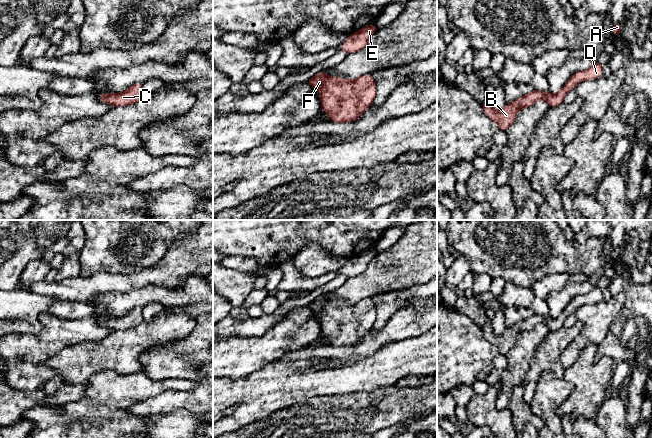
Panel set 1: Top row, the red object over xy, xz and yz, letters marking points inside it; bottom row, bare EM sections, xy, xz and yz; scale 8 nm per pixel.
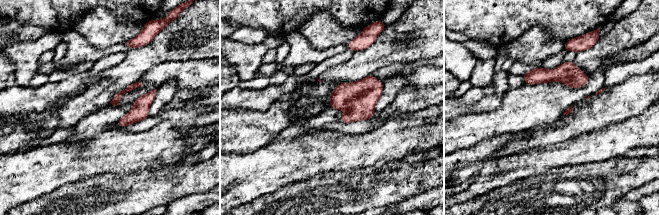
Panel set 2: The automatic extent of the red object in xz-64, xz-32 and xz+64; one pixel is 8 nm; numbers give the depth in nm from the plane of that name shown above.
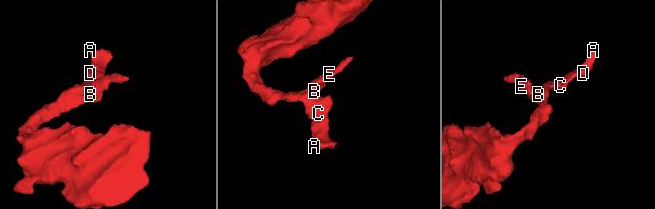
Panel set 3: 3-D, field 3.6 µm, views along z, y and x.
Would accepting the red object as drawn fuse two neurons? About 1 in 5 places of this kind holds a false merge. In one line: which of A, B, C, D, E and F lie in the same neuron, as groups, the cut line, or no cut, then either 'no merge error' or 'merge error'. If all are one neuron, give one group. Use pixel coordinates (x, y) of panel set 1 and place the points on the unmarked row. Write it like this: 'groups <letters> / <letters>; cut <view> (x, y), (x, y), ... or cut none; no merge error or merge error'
groups A B C D E F; cut none; no merge error

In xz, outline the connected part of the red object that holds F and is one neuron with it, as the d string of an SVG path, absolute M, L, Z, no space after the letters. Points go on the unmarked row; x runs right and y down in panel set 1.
M325 295L306 307L319 314L321 332L334 347L353 346L373 327L376 309L372 299L366 298L354 304L330 301Z

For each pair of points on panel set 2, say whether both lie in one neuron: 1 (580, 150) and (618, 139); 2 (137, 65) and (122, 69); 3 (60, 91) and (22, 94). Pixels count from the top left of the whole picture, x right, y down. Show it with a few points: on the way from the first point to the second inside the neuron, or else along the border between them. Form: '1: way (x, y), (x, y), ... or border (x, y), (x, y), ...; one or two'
1: way (589, 148), (600, 148), (609, 144); one
2: way (133, 66), (130, 69), (126, 69); one
3: way (51, 94), (31, 94); one

